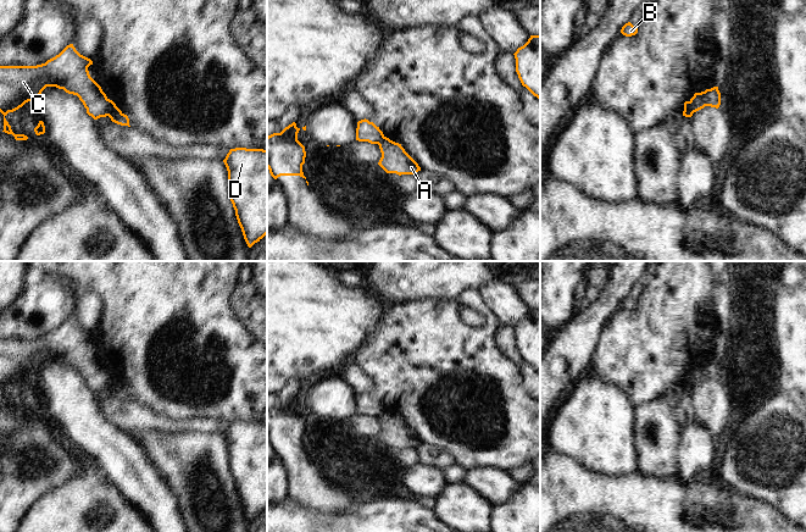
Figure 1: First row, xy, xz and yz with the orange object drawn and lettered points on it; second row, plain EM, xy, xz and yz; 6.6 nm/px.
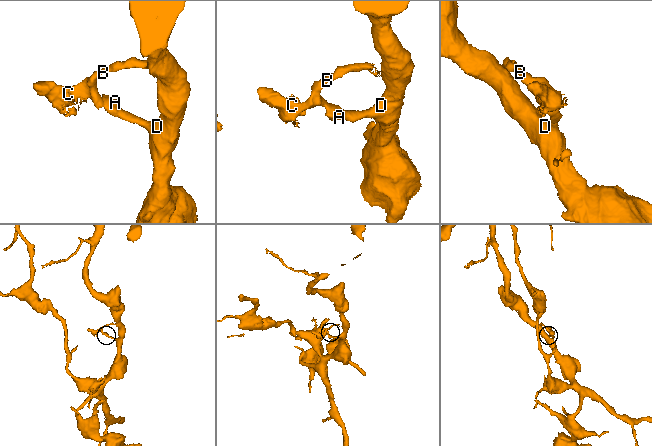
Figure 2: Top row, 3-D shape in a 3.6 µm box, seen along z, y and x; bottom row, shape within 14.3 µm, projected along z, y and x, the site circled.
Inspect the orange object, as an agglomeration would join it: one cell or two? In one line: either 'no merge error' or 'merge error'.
merge error

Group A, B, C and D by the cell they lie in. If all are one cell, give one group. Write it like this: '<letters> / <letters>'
A D / B C

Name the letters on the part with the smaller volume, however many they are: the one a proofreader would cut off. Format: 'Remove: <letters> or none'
Remove: B, C

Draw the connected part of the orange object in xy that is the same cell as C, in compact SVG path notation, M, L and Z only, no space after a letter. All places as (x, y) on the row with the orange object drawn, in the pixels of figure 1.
M73 44L67 45L59 55L37 66L0 66L0 112L4 115L4 131L16 140L27 140L24 134L15 134L5 116L22 107L26 102L38 100L46 87L63 89L77 95L94 120L110 115L109 99L101 87L90 77L88 67L93 61L80 55Z

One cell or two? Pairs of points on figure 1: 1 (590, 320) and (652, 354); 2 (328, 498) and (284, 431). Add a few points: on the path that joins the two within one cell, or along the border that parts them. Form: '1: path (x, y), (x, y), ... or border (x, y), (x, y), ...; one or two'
1: border (620, 305), (606, 323), (594, 354); two
2: path (311, 481), (298, 467), (289, 448); one

